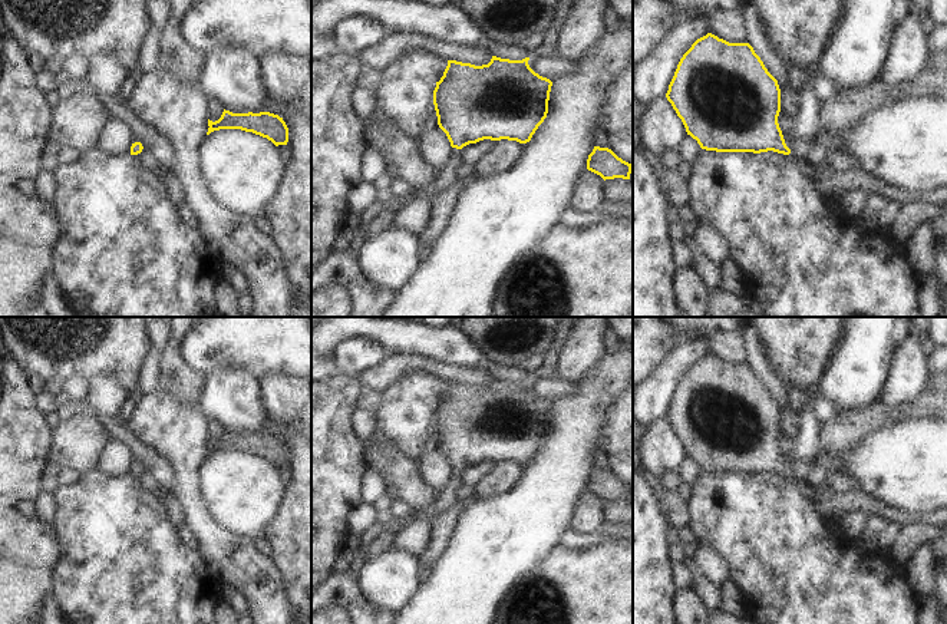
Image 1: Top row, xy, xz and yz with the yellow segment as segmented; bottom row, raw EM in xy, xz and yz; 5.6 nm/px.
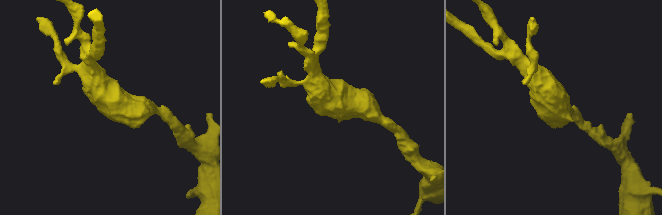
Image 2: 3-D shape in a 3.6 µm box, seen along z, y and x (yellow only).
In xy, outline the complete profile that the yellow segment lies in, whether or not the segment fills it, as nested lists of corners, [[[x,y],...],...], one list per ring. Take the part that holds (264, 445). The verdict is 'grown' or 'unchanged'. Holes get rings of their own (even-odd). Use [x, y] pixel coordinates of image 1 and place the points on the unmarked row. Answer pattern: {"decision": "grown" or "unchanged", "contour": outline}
{"decision": "unchanged", "contour": [[[224,430],[218,442],[212,443],[208,440],[208,448],[207,456],[220,450],[241,450],[267,459],[275,468],[287,466],[288,463],[288,449],[286,443],[278,436],[270,433],[232,435]]]}

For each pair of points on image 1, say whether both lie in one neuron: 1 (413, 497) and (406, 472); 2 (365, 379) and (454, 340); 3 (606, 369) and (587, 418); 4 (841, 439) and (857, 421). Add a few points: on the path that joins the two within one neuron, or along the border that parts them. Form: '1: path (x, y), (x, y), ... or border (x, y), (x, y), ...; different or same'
1: path (412, 491), (406, 485), (406, 478); same
2: border (392, 353), (419, 353), (452, 365); different
3: path (606, 380), (587, 406); same
4: path (842, 435), (853, 425); same

